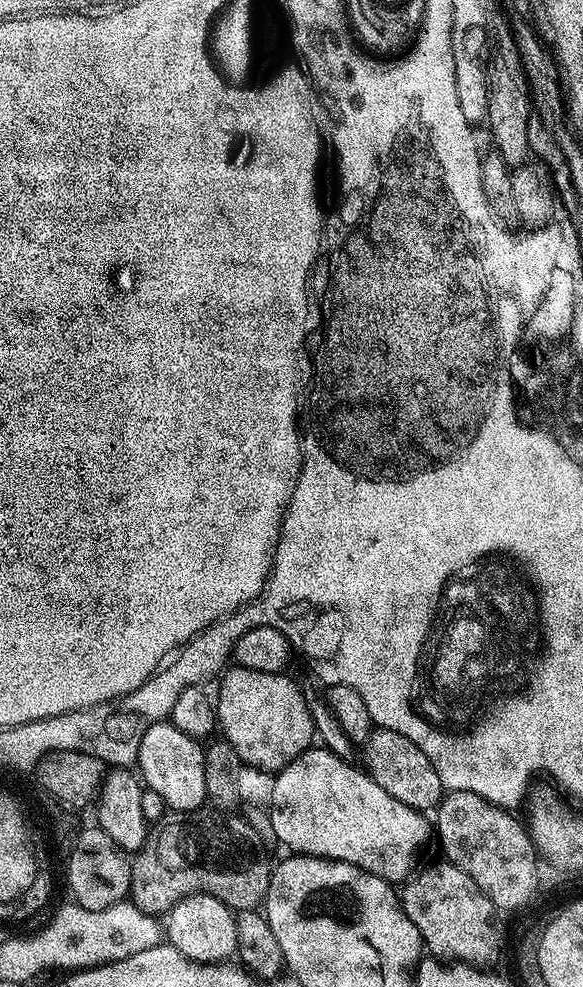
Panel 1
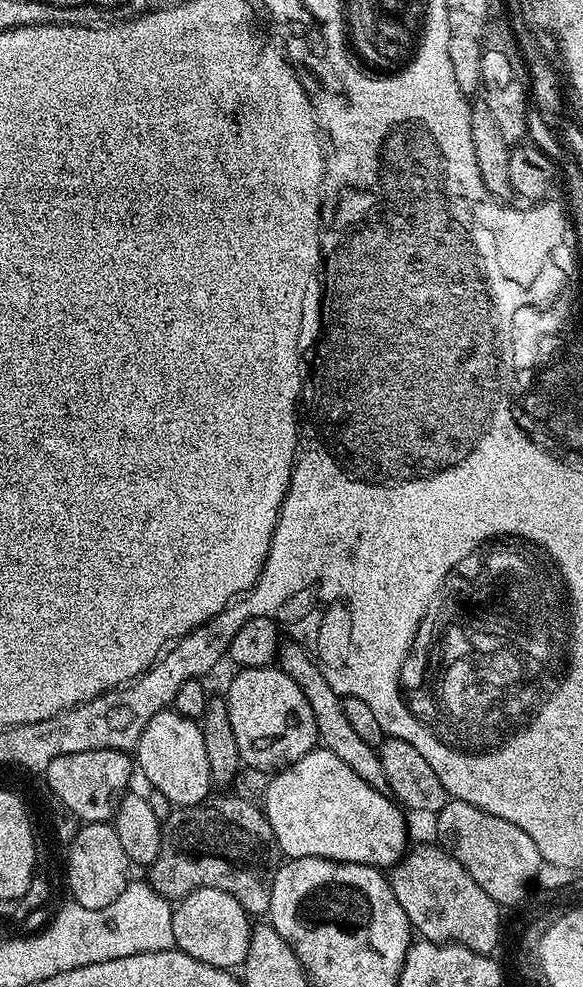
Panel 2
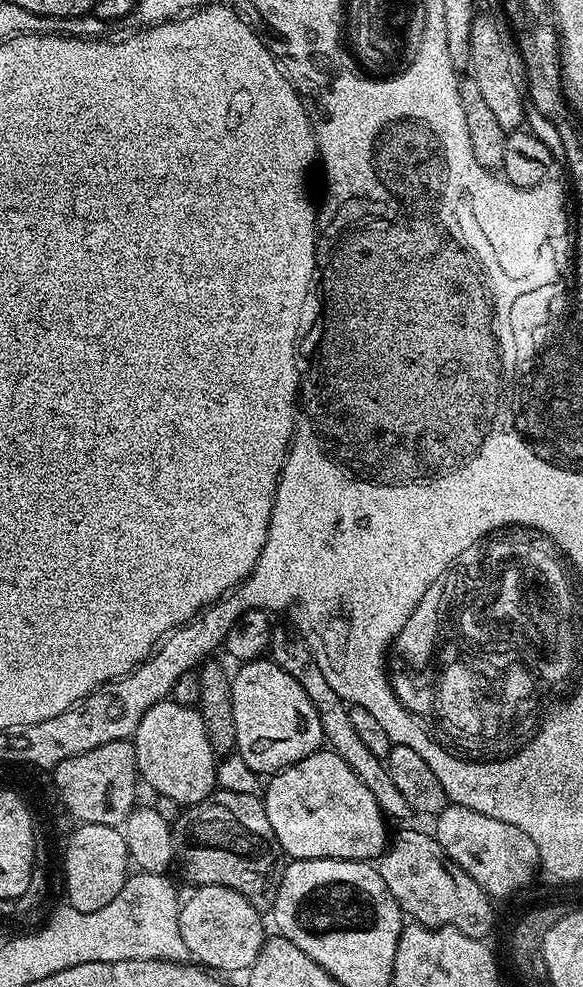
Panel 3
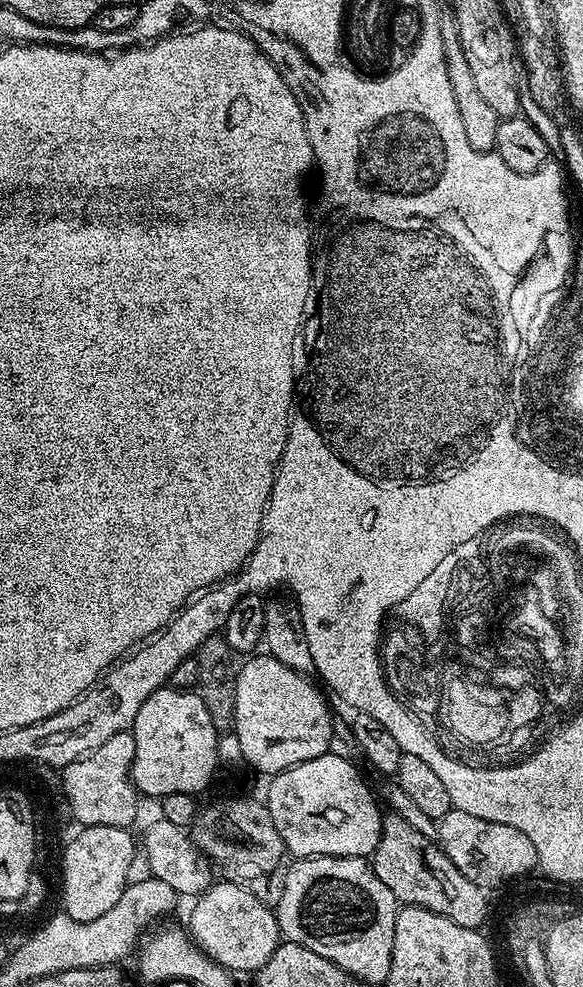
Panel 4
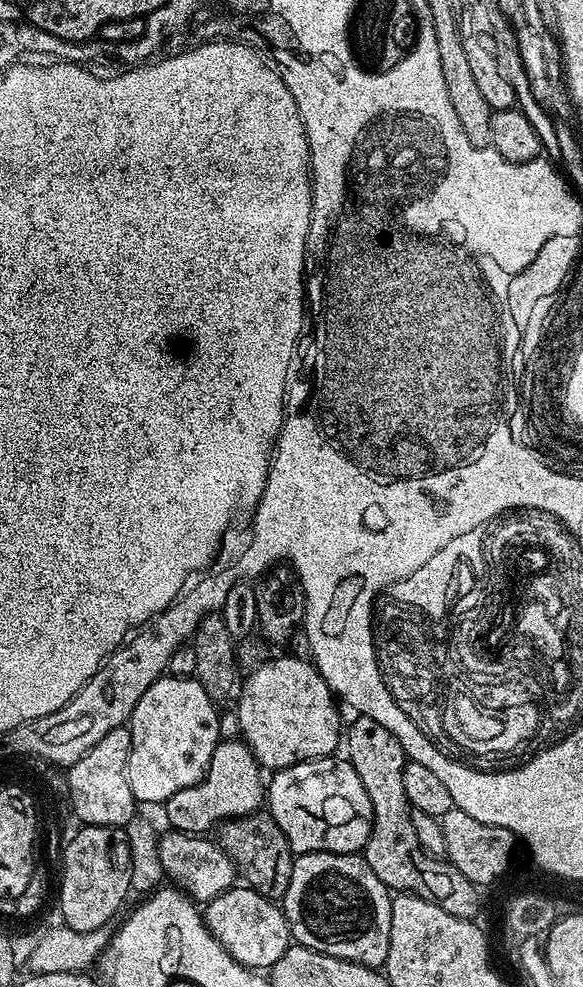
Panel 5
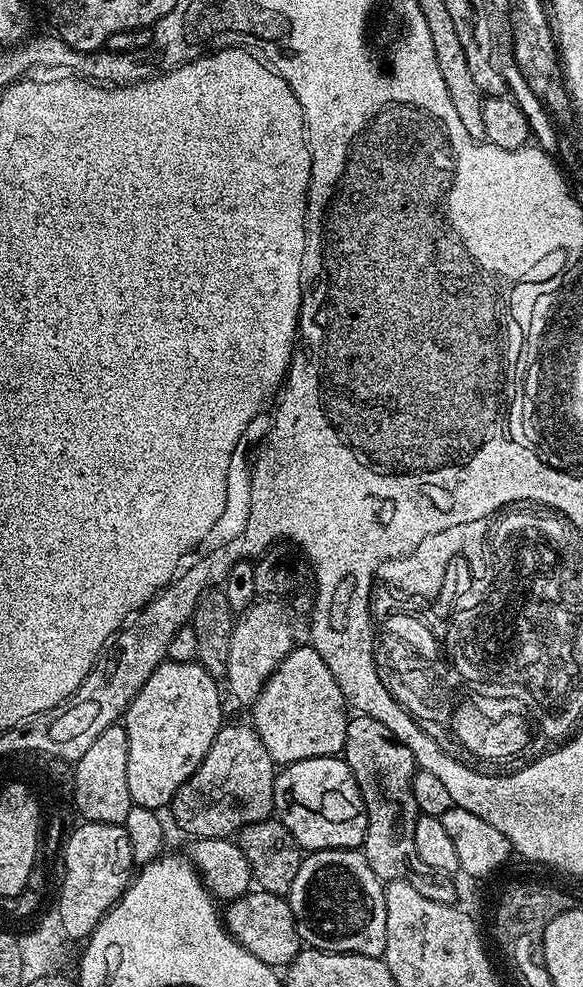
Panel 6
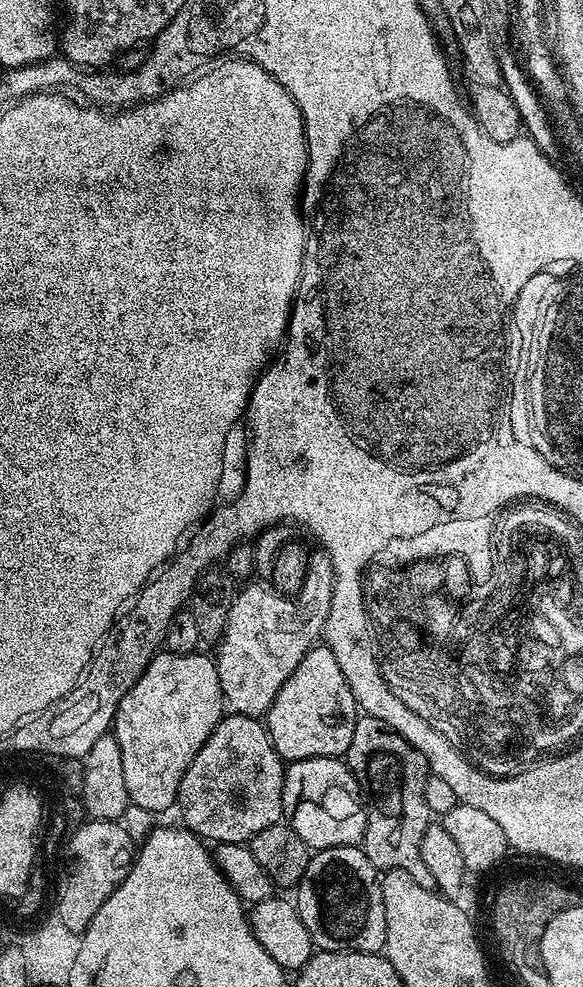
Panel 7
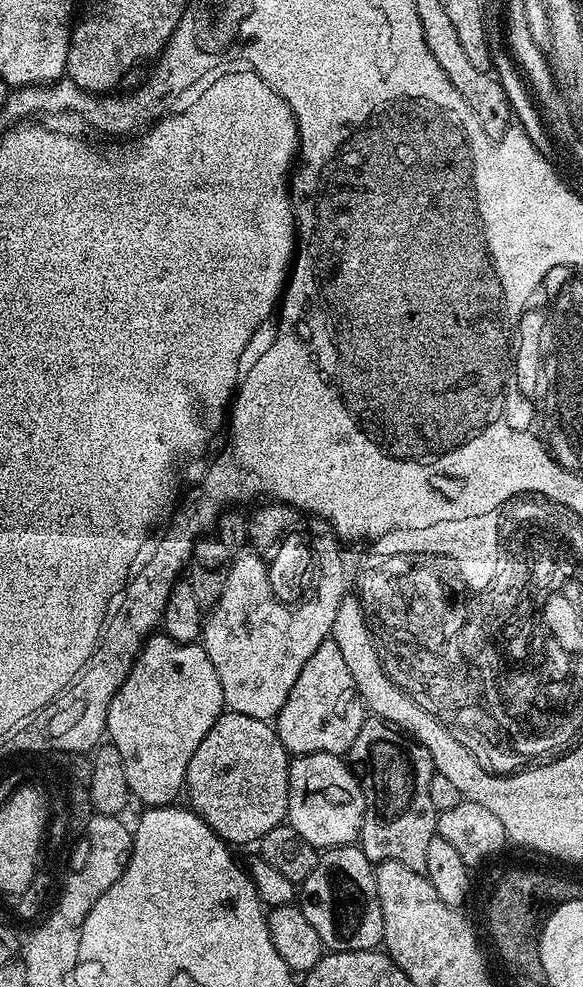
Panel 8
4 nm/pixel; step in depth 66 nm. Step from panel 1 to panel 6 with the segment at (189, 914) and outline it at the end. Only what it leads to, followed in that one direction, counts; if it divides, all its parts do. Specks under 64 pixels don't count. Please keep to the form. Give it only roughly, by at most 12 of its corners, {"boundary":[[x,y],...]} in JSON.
{"boundary":[[250,890],[224,927],[254,958],[287,966],[302,941],[287,899]]}

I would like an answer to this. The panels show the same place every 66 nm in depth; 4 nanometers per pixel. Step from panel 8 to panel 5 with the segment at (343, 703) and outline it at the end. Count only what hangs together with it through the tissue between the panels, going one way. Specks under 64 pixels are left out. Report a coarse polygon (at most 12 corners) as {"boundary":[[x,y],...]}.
{"boundary":[[311,659],[260,664],[239,735],[264,770],[341,747],[338,701]]}

